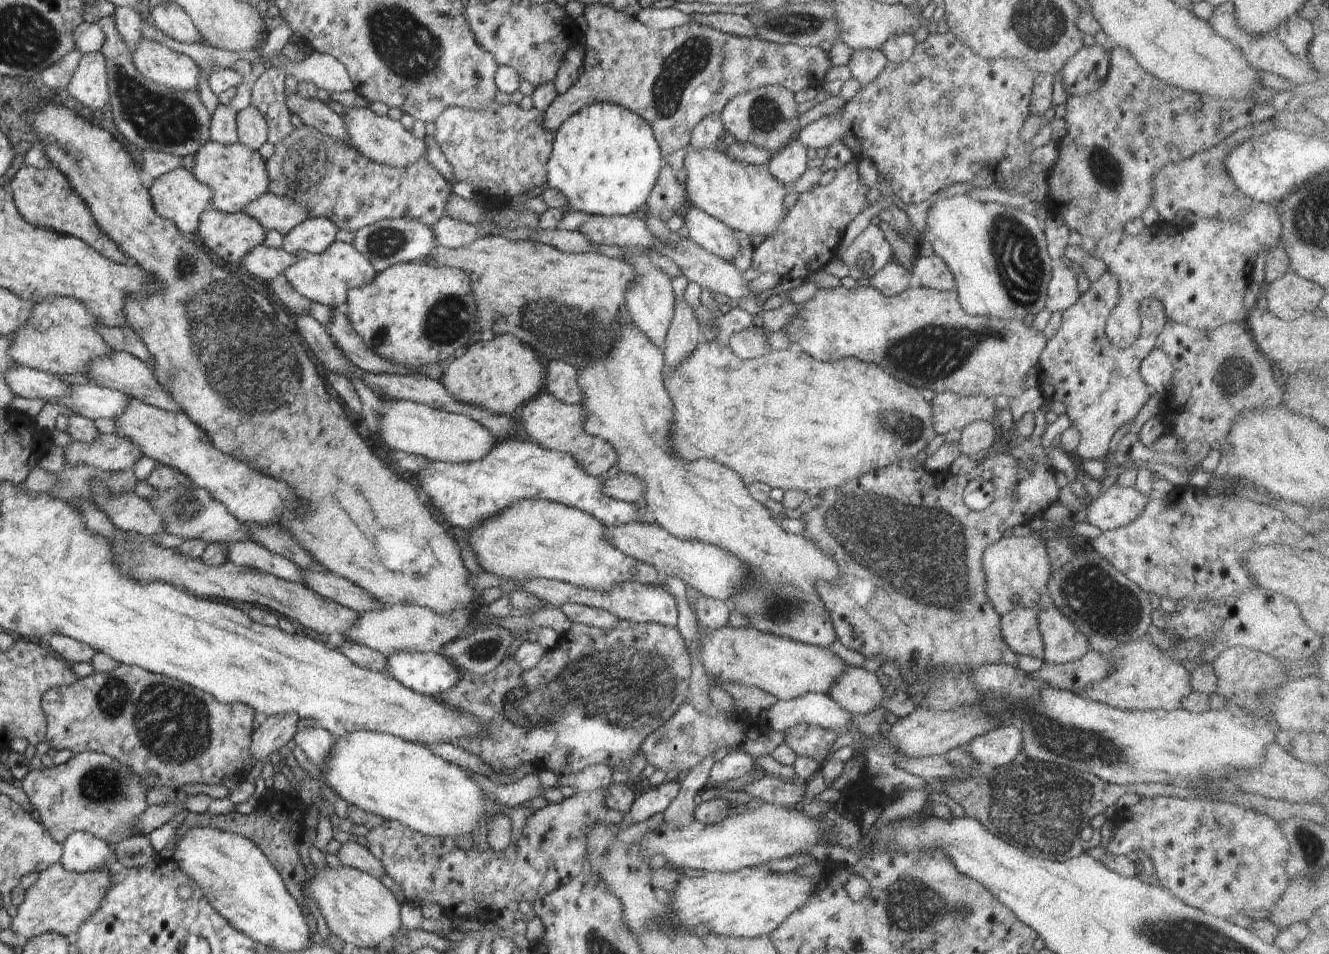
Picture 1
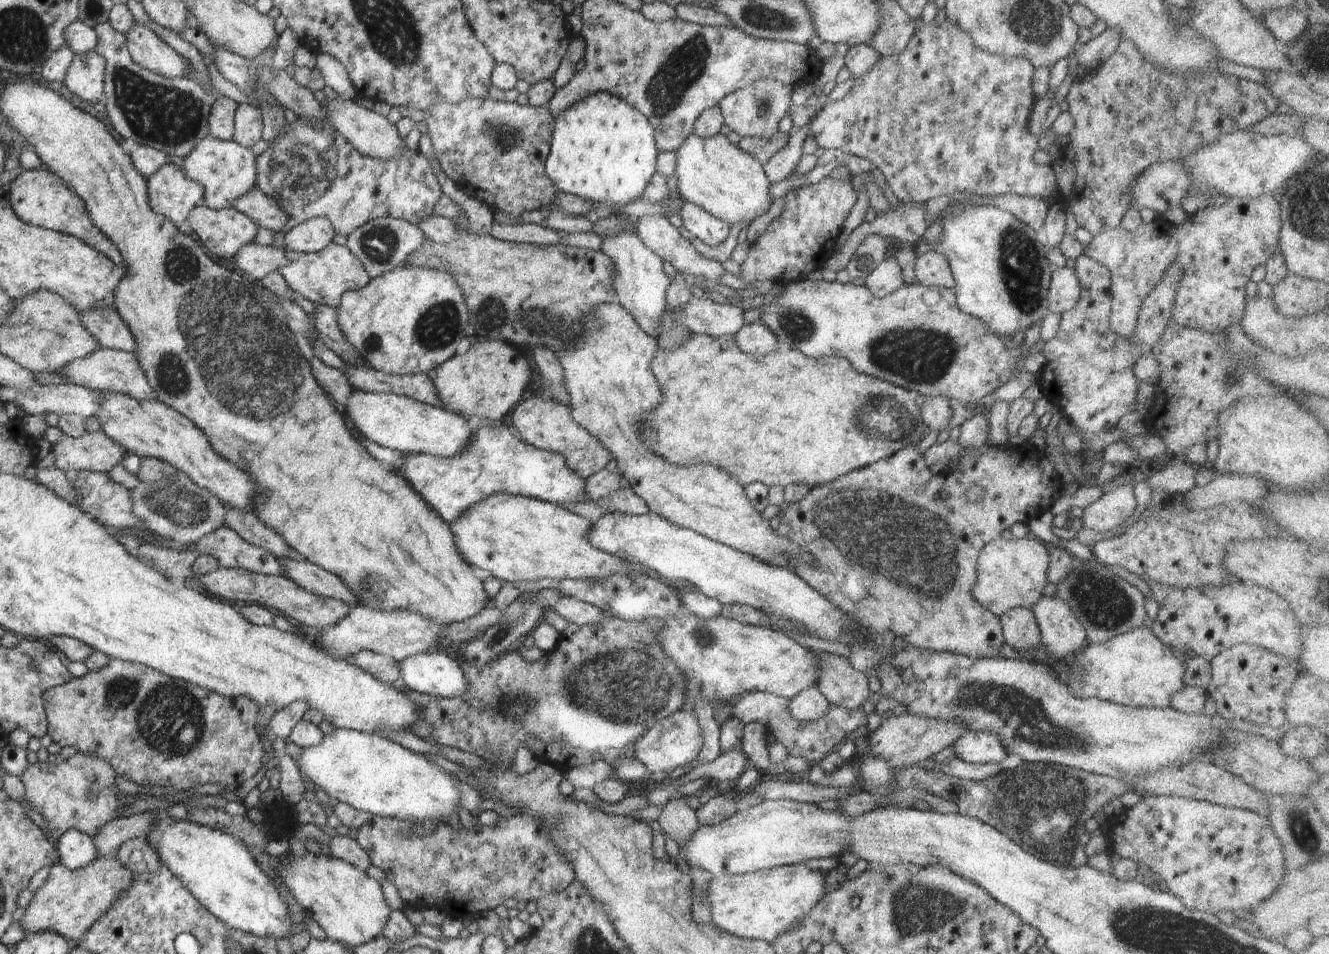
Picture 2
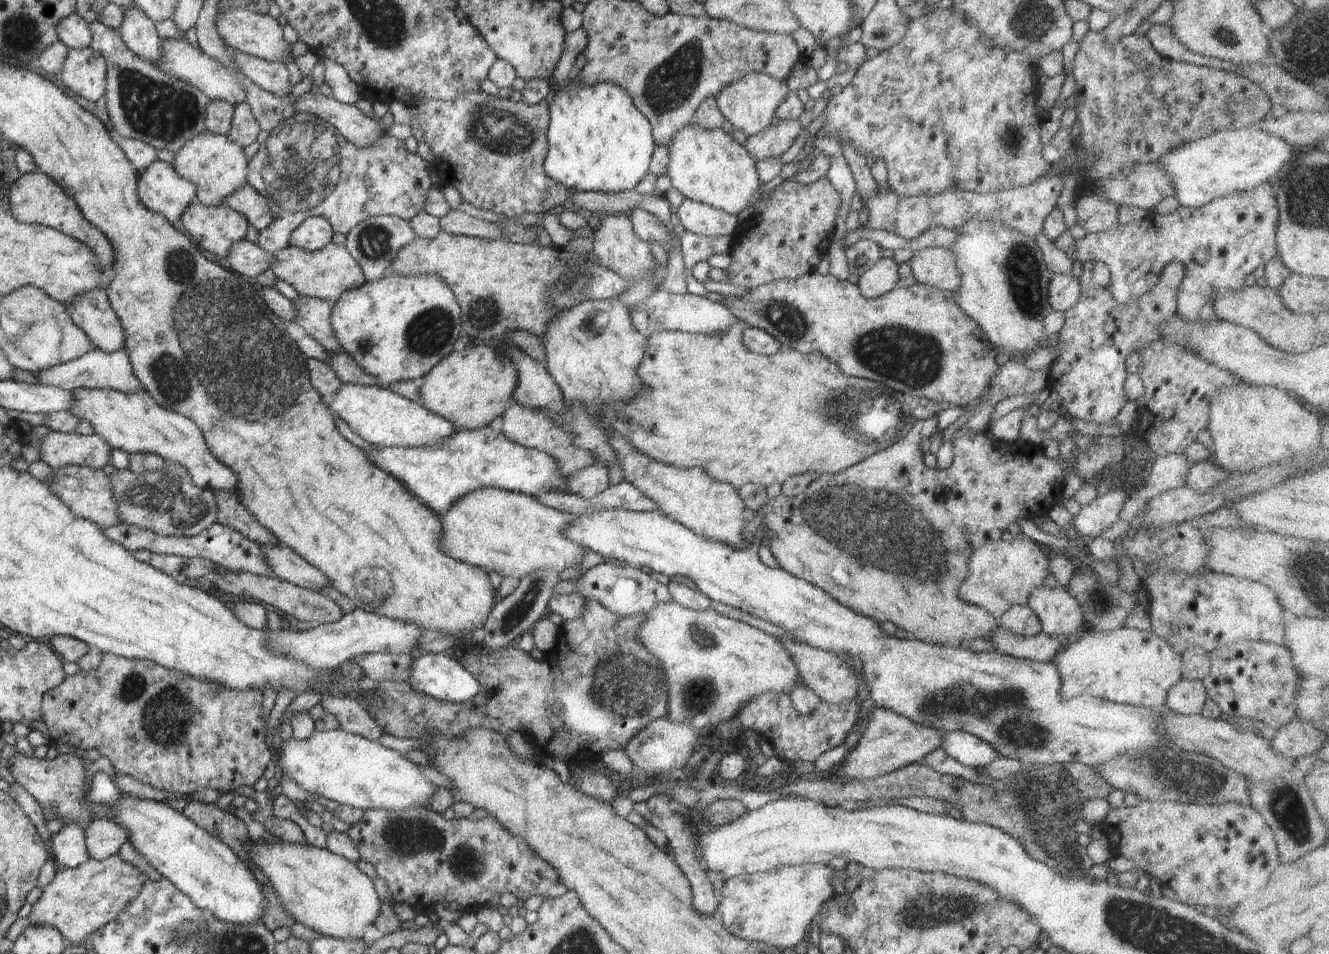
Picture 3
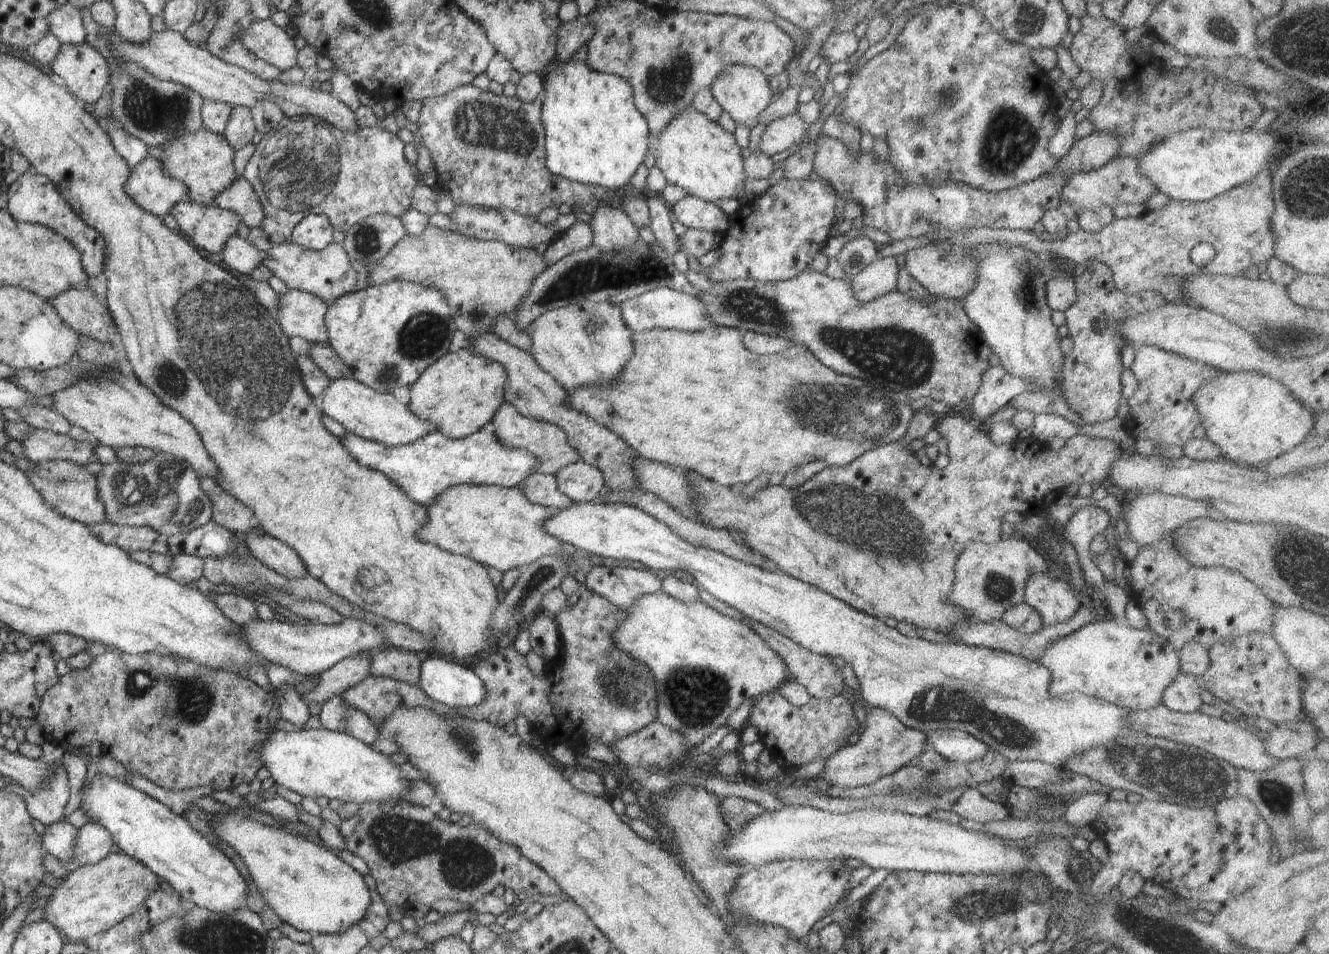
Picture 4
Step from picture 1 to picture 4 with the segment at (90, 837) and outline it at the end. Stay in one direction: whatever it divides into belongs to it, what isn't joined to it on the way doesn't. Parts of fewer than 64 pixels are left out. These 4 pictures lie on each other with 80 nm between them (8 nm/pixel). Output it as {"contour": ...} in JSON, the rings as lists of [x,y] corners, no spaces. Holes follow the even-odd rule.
{"contour":[[[58,821],[46,826],[46,830],[41,835],[41,842],[46,852],[66,866],[72,860],[76,838],[78,838],[78,830],[74,826]]]}

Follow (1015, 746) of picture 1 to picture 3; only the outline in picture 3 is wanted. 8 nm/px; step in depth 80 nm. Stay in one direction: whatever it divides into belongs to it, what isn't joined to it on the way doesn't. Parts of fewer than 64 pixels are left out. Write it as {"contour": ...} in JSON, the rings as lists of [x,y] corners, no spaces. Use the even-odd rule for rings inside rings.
{"contour":[[[952,731],[942,736],[941,750],[964,766],[973,769],[988,766],[1001,755],[995,746],[965,731]]]}

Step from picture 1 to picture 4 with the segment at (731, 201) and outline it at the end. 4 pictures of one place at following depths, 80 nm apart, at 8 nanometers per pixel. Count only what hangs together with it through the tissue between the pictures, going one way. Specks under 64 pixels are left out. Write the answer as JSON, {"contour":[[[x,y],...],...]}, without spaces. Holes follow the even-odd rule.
{"contour":[[[688,106],[688,110],[684,108],[684,112],[678,112],[672,120],[672,124],[668,122],[668,126],[658,134],[658,138],[650,136],[652,140],[652,148],[656,148],[656,164],[666,177],[668,184],[682,187],[690,196],[700,198],[706,202],[716,204],[720,199],[738,200],[738,194],[747,185],[750,185],[751,180],[744,170],[744,154],[736,138],[733,134],[722,129],[717,122],[711,122],[700,114],[698,110],[694,110],[692,106]]]}

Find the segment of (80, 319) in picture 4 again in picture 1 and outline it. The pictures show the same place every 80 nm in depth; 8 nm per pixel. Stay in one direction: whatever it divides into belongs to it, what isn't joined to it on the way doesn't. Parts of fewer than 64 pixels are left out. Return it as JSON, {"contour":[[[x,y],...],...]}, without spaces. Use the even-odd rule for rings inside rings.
{"contour":[[[98,322],[96,324],[96,330],[100,334],[101,338],[104,338],[104,342],[116,352],[126,352],[135,358],[138,358],[144,364],[149,367],[154,366],[154,360],[150,356],[150,352],[146,349],[146,346],[130,328],[110,328]]]}

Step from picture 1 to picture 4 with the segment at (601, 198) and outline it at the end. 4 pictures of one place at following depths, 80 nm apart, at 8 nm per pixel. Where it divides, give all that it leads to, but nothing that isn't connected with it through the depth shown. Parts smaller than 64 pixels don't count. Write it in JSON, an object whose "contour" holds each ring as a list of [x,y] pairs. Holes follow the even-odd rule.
{"contour":[[[572,60],[559,64],[556,62],[542,75],[544,80],[544,104],[542,104],[542,123],[545,129],[546,169],[570,182],[598,186],[606,191],[622,190],[630,184],[632,176],[644,166],[646,155],[652,148],[648,122],[634,106],[632,90],[628,82],[614,74],[600,74],[585,62]]]}

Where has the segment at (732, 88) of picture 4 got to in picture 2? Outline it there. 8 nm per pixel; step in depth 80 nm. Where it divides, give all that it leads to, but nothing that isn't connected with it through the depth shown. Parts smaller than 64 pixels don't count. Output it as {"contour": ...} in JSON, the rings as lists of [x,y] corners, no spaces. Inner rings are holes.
{"contour":[[[760,80],[760,82],[748,84],[746,88],[740,88],[720,100],[719,110],[723,117],[723,124],[741,138],[756,137],[770,140],[780,132],[779,123],[788,114],[793,91],[793,87],[777,80]]]}

